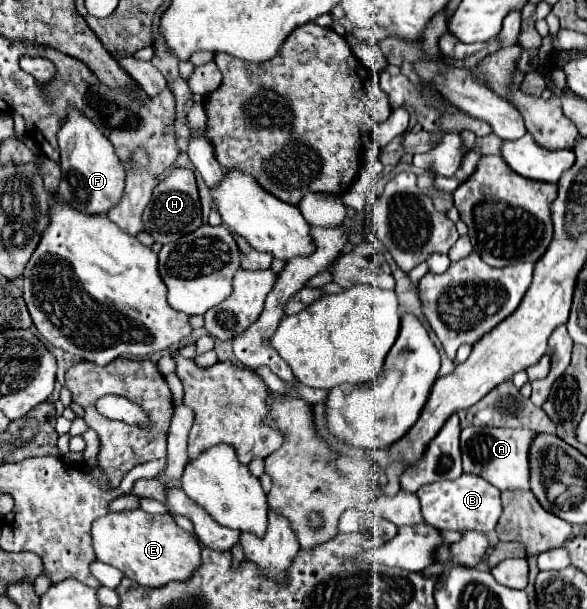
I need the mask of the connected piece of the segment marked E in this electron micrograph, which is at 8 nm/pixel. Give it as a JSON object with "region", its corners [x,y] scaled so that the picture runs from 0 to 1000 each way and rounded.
{"region":[[[239,834],[184,841],[157,864],[157,897],[164,916],[211,939],[215,949],[269,966],[290,952],[317,952],[341,929],[341,897],[330,877],[313,874],[293,844],[252,844]]]}

